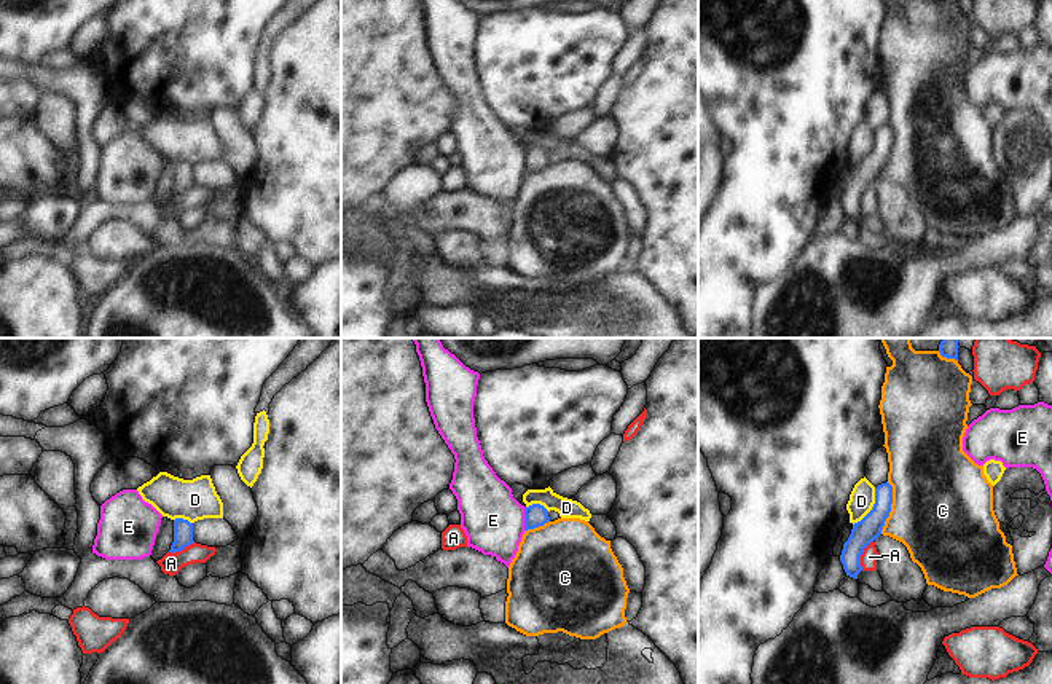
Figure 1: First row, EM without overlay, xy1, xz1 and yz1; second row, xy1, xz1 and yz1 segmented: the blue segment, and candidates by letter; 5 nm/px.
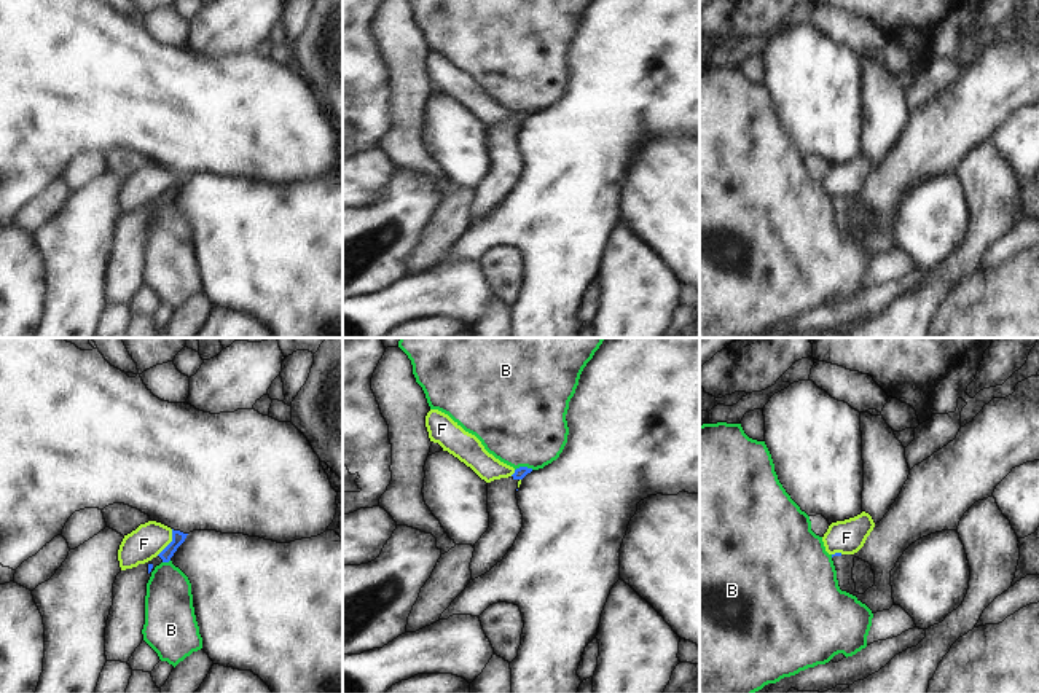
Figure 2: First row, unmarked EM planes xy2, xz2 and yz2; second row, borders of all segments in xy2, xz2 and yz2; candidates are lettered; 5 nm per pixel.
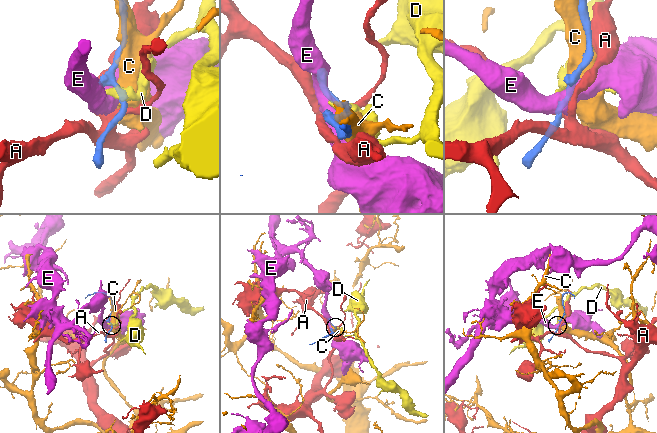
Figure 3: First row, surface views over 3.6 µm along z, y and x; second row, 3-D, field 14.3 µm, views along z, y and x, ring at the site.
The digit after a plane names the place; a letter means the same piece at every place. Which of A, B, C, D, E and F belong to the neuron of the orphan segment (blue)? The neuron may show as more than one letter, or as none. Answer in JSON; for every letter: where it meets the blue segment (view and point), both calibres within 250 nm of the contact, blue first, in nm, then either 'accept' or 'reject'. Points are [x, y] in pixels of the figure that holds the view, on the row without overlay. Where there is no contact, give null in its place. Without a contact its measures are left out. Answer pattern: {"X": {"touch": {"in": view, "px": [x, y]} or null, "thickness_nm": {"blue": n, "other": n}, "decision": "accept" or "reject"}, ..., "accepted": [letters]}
{"A": {"touch": {"in": "yz1", "px": [861, 196]}, "thickness_nm": {"blue": 120, "other": 90}, "decision": "reject"}, "B": {"touch": {"in": "xz2", "px": [523, 110]}, "thickness_nm": {"blue": 60, "other": 460}, "decision": "reject"}, "C": {"touch": {"in": "yz1", "px": [890, 150]}, "thickness_nm": {"blue": 120, "other": 480}, "decision": "reject"}, "D": {"touch": {"in": "yz1", "px": [872, 150]}, "thickness_nm": {"blue": 120, "other": 130}, "decision": "reject"}, "E": {"touch": {"in": "xz1", "px": [525, 161]}, "thickness_nm": {"blue": 120, "other": 320}, "decision": "reject"}, "F": {"touch": {"in": "xy2", "px": [171, 185]}, "thickness_nm": {"blue": 70, "other": 170}, "decision": "reject"}, "accepted": []}

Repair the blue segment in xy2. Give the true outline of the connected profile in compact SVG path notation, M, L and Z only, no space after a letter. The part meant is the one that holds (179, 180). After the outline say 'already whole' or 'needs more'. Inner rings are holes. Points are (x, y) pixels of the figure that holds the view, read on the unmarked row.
M172 172L172 185L151 204L121 213L113 226L113 249L105 271L107 304L127 306L143 284L145 239L151 215L169 206L188 177Z; needs more

